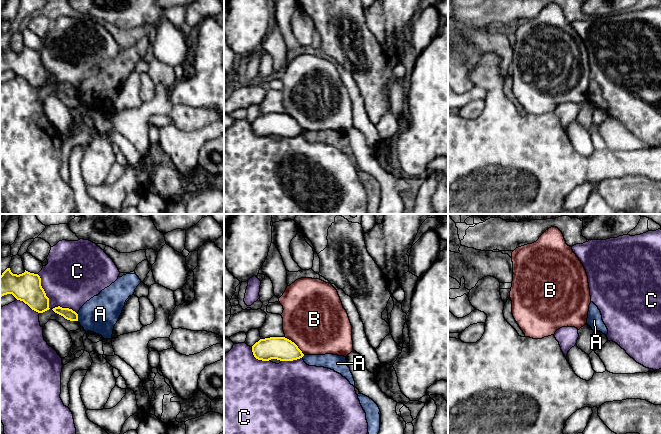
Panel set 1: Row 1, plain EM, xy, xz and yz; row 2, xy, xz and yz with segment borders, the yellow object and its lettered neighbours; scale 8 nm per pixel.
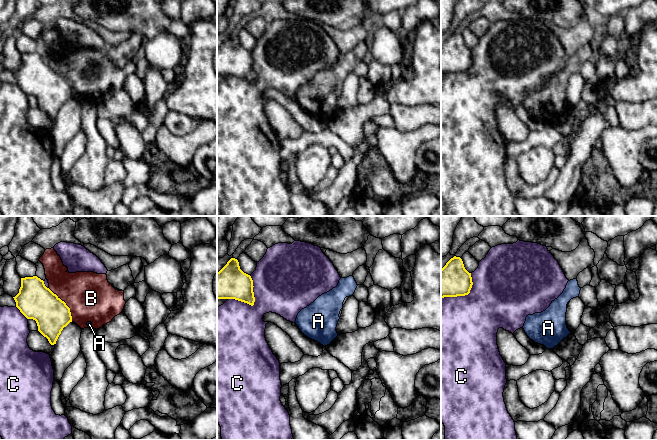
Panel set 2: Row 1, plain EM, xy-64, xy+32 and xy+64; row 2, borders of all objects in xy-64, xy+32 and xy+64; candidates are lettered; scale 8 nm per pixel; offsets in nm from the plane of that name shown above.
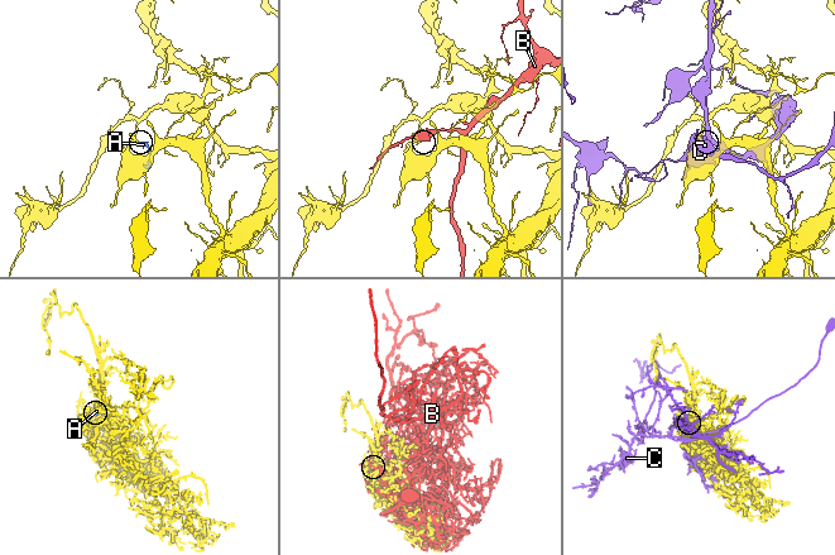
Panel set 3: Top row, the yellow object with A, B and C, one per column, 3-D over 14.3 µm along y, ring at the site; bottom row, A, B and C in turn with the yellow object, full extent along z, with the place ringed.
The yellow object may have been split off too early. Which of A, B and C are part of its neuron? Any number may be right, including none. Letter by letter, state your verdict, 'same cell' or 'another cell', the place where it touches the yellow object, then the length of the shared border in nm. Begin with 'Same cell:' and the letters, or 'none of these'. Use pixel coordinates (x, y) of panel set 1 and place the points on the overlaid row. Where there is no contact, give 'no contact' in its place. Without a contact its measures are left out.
Same cell: none of these
A: another cell; contact xy (77, 317); length 60 nm
B: another cell; contact xz (295, 344); length 220 nm
C: another cell; contact xy (44, 291); length 300 nm

